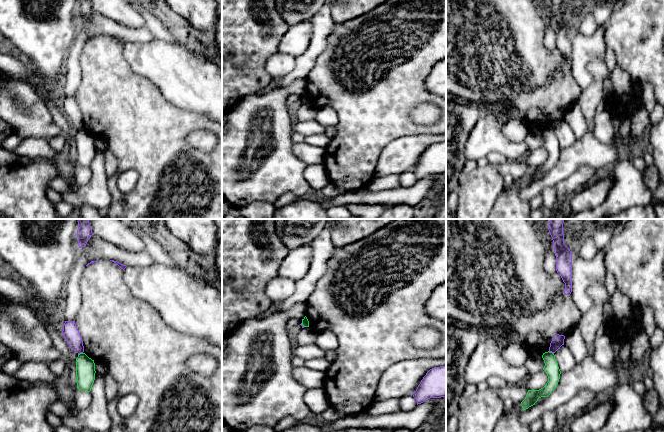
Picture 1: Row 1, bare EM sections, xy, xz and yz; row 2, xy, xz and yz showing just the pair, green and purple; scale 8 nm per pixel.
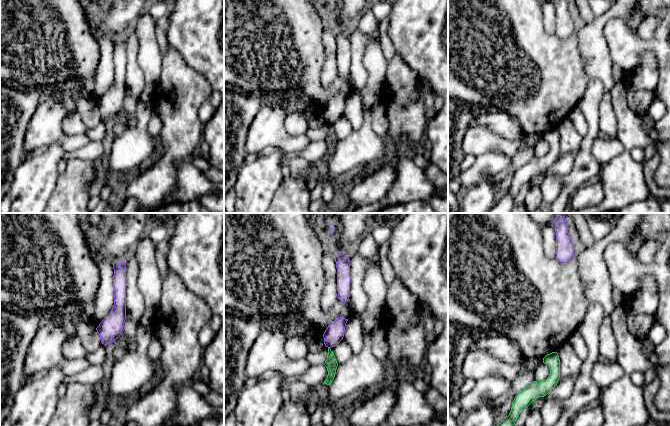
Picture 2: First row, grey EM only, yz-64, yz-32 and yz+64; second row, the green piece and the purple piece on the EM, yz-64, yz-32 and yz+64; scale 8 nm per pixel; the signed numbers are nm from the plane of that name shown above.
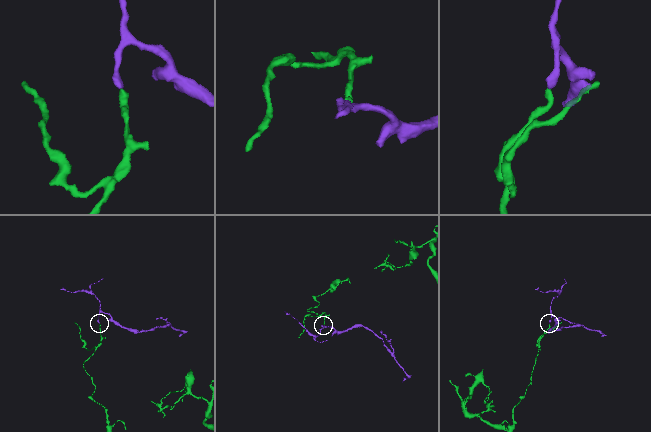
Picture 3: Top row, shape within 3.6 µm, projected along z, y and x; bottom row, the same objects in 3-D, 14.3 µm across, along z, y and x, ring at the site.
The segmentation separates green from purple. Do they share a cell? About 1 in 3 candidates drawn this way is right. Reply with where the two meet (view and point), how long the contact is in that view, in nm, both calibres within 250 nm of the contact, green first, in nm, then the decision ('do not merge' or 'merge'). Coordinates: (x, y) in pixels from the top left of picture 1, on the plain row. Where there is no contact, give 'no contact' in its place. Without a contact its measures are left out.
yz (551, 128) | 50 nm | 120/100 nm | do not merge

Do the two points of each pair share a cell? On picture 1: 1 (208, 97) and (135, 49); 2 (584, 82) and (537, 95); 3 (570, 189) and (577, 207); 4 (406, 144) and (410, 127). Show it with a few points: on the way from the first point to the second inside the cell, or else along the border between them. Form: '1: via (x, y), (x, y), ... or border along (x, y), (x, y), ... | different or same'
1: via (190, 80), (183, 77), (172, 67), (153, 60) | same
2: border along (570, 70), (573, 79), (582, 92) | different
3: border along (590, 181), (571, 196) | different
4: border along (432, 134), (406, 134), (394, 138), (387, 145) | different

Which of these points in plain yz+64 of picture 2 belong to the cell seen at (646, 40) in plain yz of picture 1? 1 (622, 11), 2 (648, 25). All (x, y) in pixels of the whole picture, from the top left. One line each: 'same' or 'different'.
1: different
2: different

